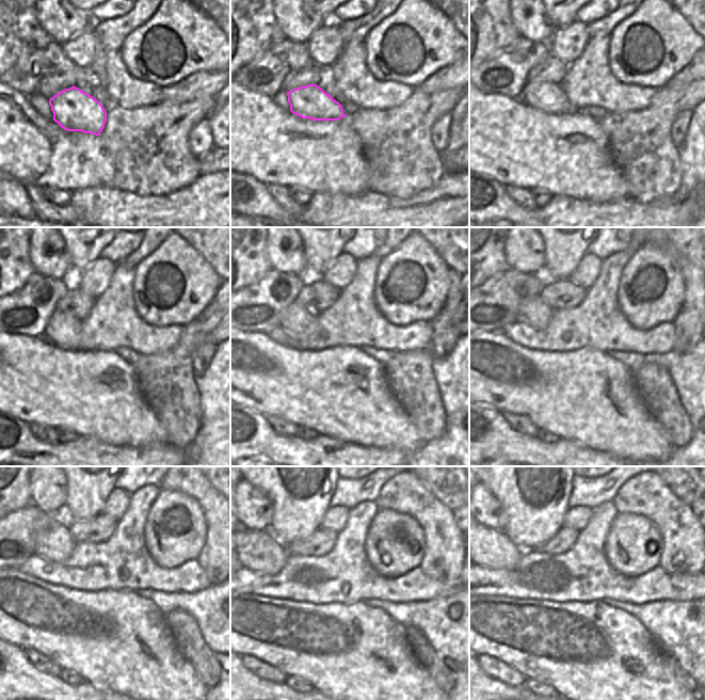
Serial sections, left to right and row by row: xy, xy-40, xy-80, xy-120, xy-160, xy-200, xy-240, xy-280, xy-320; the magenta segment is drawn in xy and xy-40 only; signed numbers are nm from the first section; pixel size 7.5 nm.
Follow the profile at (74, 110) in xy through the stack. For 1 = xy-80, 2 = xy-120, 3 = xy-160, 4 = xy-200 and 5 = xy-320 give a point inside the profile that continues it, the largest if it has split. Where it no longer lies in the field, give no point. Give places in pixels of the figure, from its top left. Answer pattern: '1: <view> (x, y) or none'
1: xy-80 (547, 97)
2: xy-120 (62, 330)
3: xy-160 (298, 321)
4: xy-200 (533, 312)
5: xy-320 (492, 549)

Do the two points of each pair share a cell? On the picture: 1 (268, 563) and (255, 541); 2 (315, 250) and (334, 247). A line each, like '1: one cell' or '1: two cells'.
1: one cell
2: one cell

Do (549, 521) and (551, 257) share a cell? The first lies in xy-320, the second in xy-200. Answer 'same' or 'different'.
same

